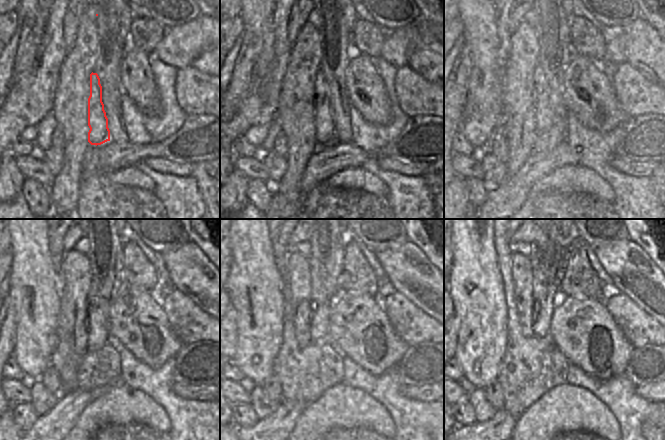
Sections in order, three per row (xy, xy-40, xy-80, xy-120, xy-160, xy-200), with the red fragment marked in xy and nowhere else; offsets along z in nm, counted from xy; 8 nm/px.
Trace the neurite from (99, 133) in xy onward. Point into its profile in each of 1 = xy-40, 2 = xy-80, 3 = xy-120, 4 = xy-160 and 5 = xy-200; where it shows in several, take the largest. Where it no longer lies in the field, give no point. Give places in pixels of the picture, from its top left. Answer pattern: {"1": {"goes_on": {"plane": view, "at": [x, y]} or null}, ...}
{"1": {"goes_on": {"plane": "xy-40", "at": [323, 122]}}, "2": {"goes_on": {"plane": "xy-80", "at": [545, 114]}}, "3": {"goes_on": {"plane": "xy-120", "at": [96, 318]}}, "4": {"goes_on": {"plane": "xy-160", "at": [320, 318]}}, "5": {"goes_on": {"plane": "xy-200", "at": [545, 293]}}}

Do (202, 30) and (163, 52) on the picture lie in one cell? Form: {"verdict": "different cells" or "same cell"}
{"verdict": "same cell"}

